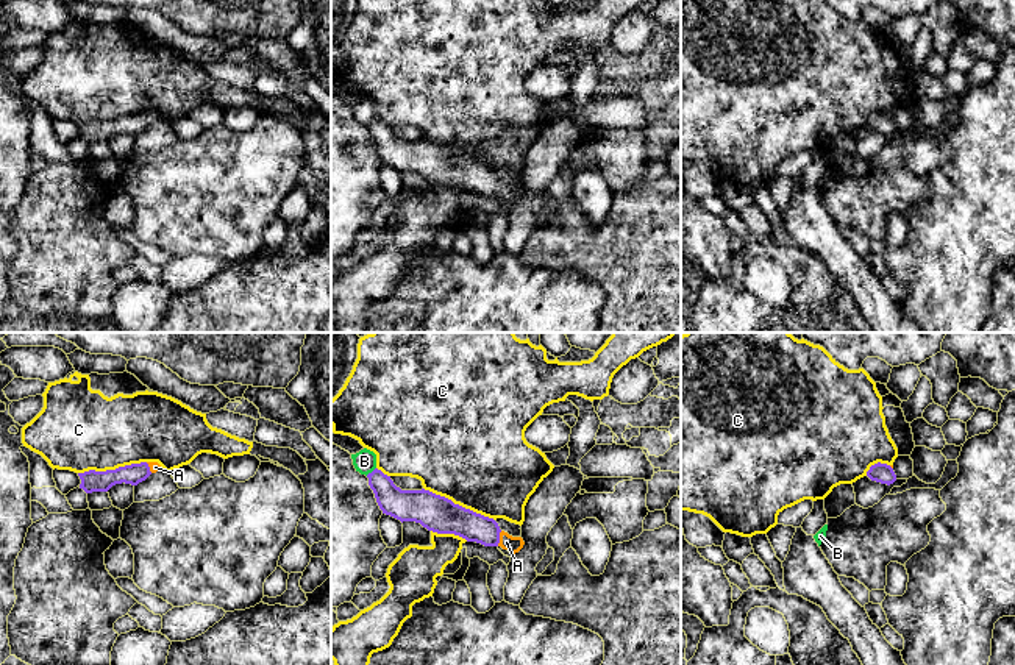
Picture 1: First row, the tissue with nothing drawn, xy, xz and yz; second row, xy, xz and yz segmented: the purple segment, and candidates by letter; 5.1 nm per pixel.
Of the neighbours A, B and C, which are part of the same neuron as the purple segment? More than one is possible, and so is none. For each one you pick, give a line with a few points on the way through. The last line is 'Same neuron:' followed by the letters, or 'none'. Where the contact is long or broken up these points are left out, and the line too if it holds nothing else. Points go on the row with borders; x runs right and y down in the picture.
A: Path across: xz (455, 519), (484, 529), (498, 539), (506, 542)
Same neuron: A

